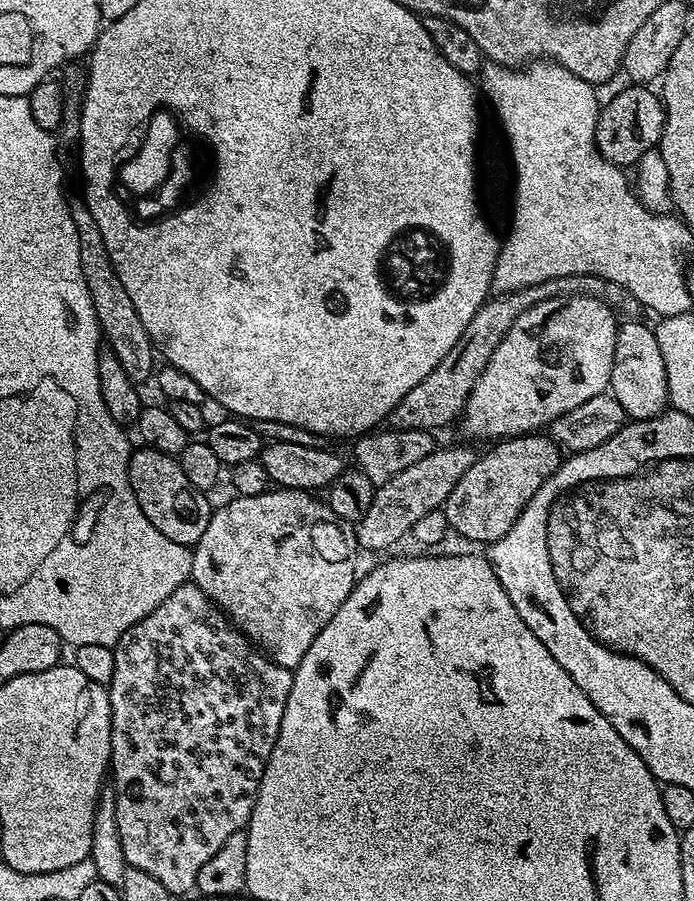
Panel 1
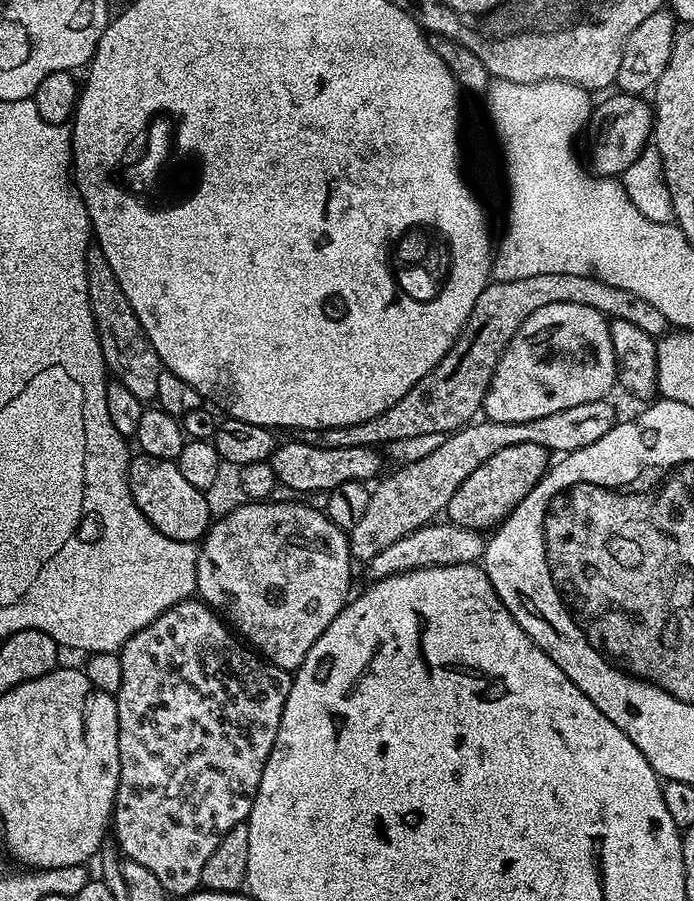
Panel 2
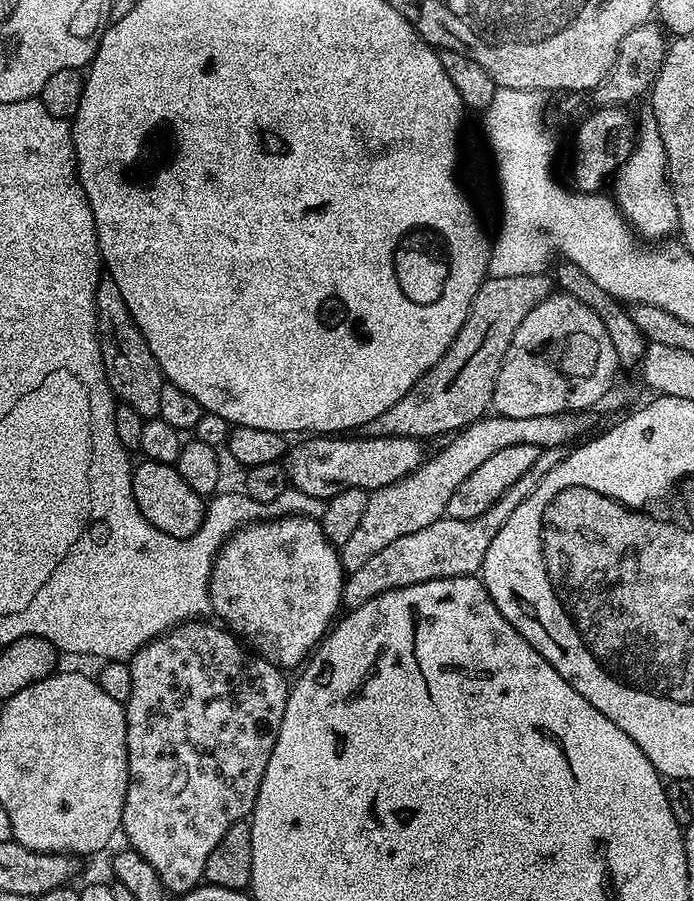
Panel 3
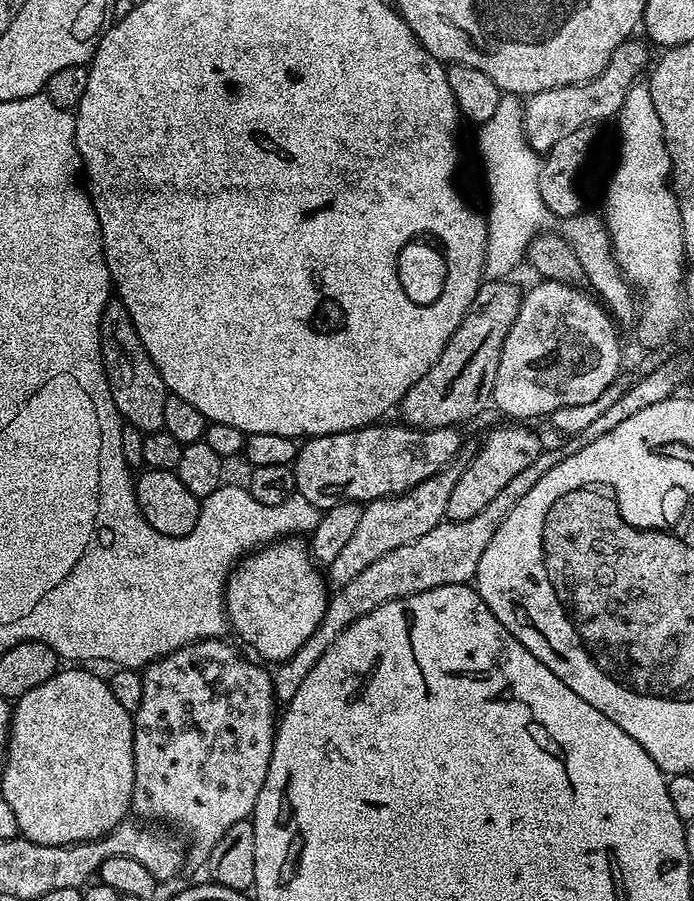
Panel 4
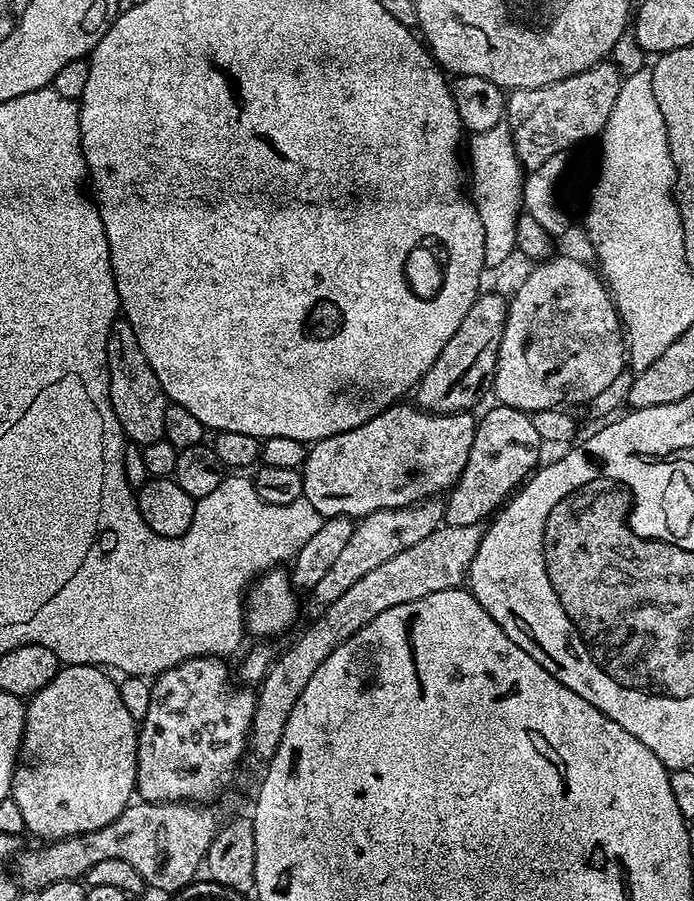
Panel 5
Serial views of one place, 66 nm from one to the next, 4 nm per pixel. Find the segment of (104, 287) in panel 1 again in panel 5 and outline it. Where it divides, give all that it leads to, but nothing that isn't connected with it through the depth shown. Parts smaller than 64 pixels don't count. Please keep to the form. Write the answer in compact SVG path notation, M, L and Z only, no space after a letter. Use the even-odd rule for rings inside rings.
M117 318L109 323L106 362L110 402L125 437L141 446L164 439L166 410L170 401L162 390L162 382L158 382L158 374L150 370L150 362L146 362L146 354L142 354L142 346L138 346L138 337L128 320Z

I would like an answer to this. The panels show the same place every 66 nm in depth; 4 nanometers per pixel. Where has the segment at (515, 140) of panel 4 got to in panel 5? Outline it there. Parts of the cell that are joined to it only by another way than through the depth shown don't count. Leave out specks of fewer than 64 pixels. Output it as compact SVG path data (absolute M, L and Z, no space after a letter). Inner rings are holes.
M507 123L494 126L494 130L475 133L466 144L466 160L472 163L470 199L476 205L478 218L482 218L482 234L486 234L485 269L496 268L516 247L516 221L522 216L521 196L525 169L516 156L516 147Z

